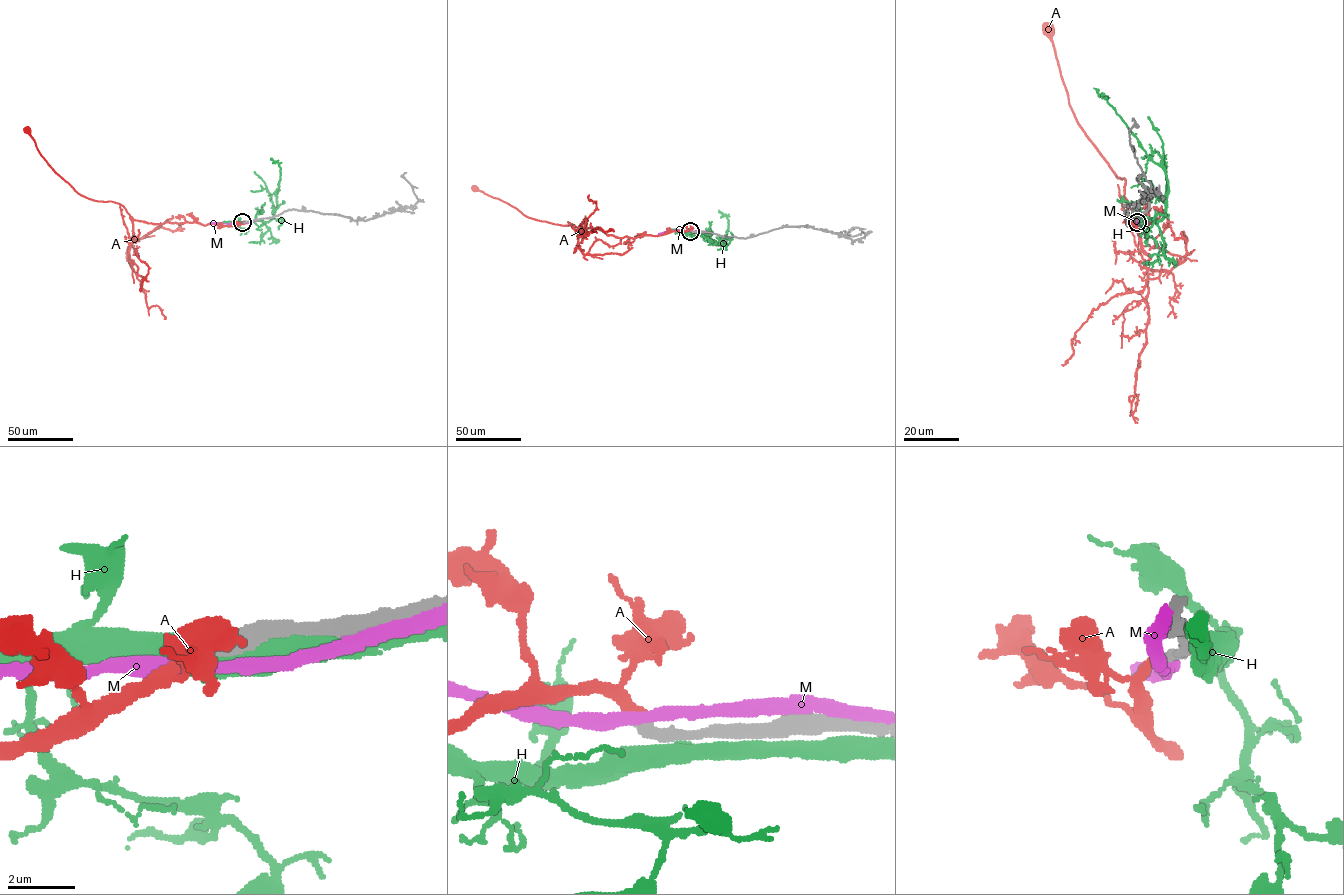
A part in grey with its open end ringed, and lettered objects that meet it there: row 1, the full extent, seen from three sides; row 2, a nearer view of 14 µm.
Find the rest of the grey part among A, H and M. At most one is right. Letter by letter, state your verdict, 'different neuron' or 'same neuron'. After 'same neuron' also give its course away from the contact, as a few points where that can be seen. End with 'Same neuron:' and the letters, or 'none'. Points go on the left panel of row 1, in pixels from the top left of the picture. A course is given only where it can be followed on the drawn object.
A: same neuron; it runs (243, 223), (222, 226), (134, 220), (119, 203), (78, 194), (41, 154), (28, 130)
H: different neuron
M: different neuron
Same neuron: A

